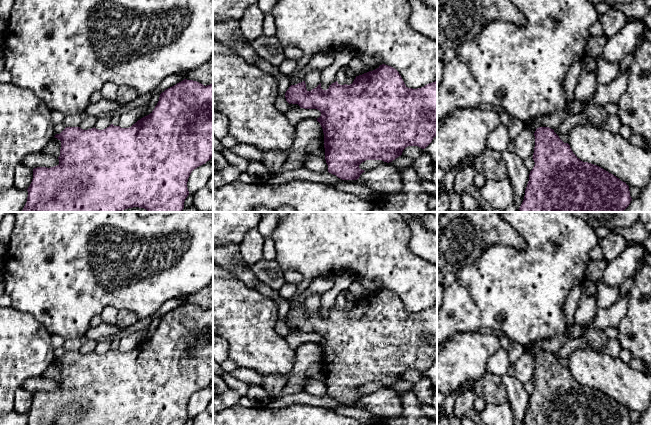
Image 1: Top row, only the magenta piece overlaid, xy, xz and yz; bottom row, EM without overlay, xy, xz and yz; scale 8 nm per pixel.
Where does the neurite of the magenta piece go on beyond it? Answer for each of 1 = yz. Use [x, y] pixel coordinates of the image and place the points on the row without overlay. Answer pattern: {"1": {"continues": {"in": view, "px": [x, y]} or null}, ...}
{"1": {"continues": null}}

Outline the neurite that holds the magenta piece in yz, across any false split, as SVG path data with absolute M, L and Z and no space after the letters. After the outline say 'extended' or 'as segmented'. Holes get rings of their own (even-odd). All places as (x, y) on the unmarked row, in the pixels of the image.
M539 351L535 357L533 384L535 389L529 398L529 405L523 425L631 425L629 410L603 392L581 385L549 351Z | as segmented

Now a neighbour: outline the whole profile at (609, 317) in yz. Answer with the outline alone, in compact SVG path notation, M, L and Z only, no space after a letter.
M627 293L618 296L617 300L608 308L598 308L594 320L590 324L581 325L574 323L570 326L568 340L577 339L584 335L588 328L596 328L605 331L607 328L617 328L619 322L628 310Z

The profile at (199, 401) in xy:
M209 384L194 393L187 406L189 418L193 419L199 413L206 411L209 402L213 399L213 387Z

